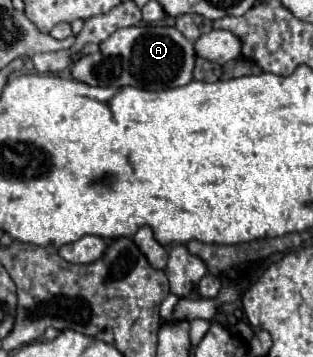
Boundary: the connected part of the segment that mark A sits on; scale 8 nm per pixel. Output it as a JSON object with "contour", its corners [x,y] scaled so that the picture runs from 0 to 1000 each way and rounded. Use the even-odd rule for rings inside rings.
{"contour":[[[419,73],[380,78],[342,112],[316,123],[310,151],[259,157],[227,185],[227,213],[284,241],[425,241],[457,252],[534,252],[591,241],[617,224],[629,151],[617,118],[604,118],[565,78],[546,73]]]}

